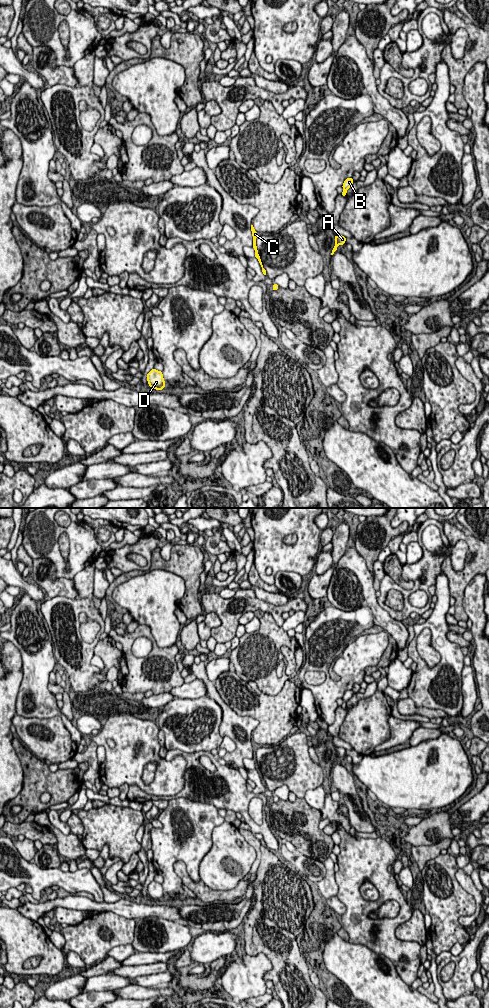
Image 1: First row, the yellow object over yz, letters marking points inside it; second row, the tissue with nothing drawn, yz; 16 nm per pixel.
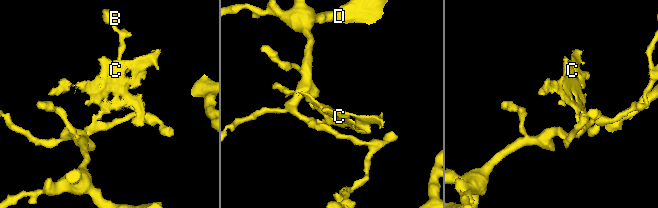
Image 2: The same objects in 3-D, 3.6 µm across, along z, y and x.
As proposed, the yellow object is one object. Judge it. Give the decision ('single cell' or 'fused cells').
fused cells

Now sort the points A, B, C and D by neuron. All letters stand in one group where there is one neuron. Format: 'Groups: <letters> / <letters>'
Groups: A / B C D

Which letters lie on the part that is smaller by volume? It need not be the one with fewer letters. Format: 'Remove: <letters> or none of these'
Remove: A

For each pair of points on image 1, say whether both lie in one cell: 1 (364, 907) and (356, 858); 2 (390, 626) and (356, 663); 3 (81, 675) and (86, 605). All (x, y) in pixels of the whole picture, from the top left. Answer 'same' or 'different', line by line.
1: same
2: different
3: same

